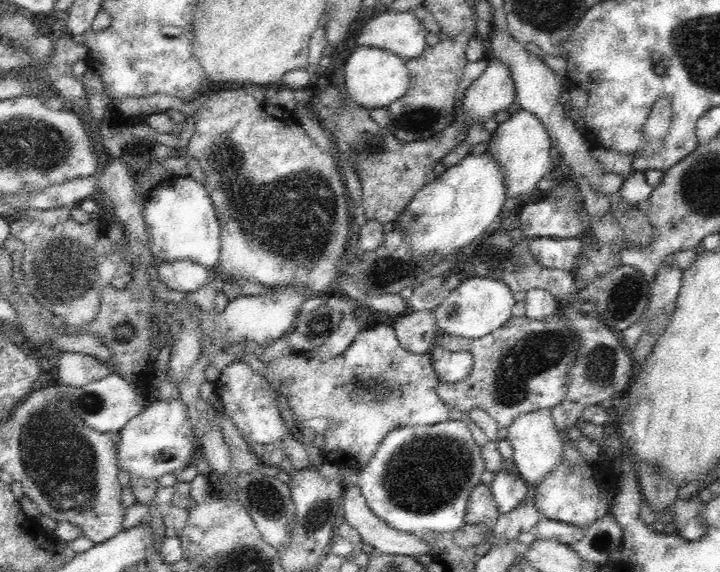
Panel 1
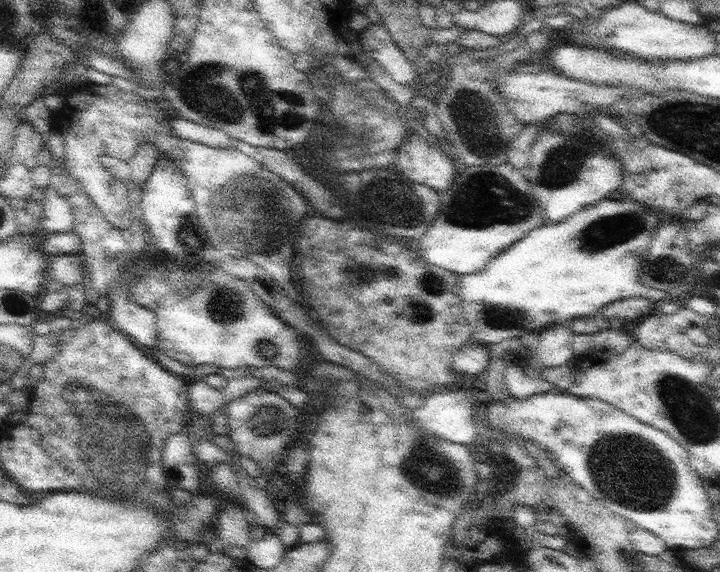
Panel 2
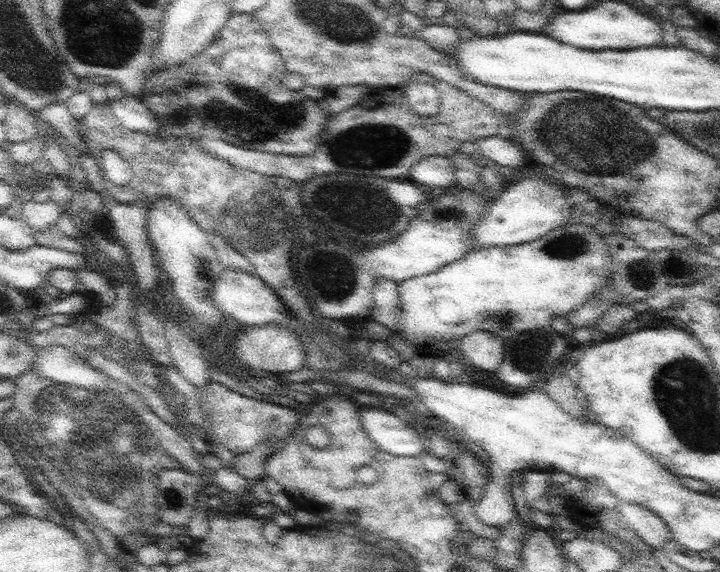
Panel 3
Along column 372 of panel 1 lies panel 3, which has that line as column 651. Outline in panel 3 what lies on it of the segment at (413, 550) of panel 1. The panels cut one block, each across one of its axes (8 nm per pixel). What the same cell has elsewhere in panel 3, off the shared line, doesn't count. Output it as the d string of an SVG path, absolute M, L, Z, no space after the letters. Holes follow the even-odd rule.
M619 502L620 512L631 524L636 534L648 545L661 553L663 546L672 538L665 520L654 515L650 509L628 502Z

